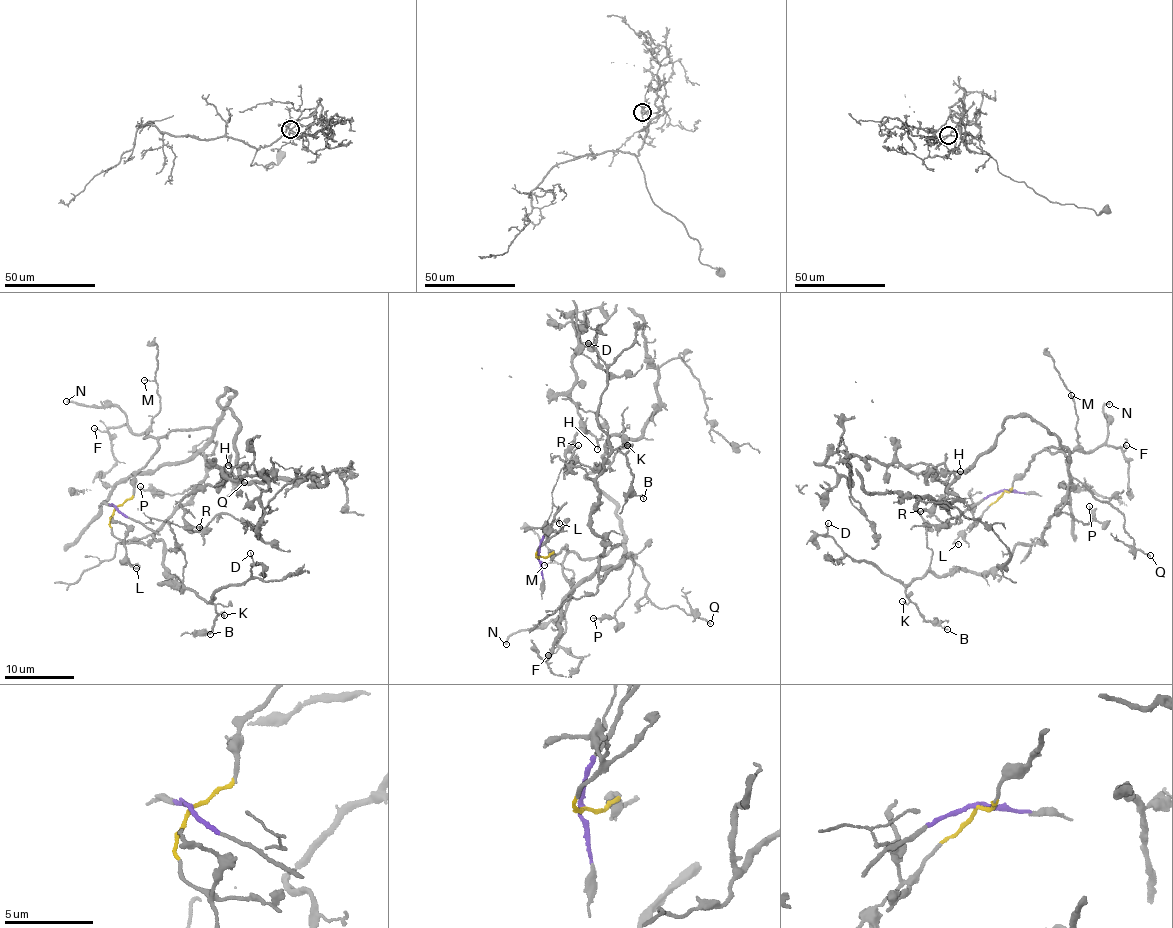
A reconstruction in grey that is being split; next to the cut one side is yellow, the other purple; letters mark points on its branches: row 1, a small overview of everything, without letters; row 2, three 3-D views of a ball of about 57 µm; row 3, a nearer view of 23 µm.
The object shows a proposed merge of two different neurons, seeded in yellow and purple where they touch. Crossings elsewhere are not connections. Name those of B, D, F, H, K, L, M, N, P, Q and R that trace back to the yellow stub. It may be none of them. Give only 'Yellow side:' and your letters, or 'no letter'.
Yellow side: B, D, F, K, L, M, N, P, Q

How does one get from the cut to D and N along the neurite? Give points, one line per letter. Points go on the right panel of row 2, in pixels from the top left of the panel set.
D: (1003, 491), (1044, 449), (1069, 459), (1040, 542), (985, 573), (902, 585), (849, 557), (828, 523)
N: (1003, 491), (1011, 491), (1033, 456), (1047, 449), (1096, 450), (1106, 440), (1110, 423), (1101, 411), (1110, 404)

